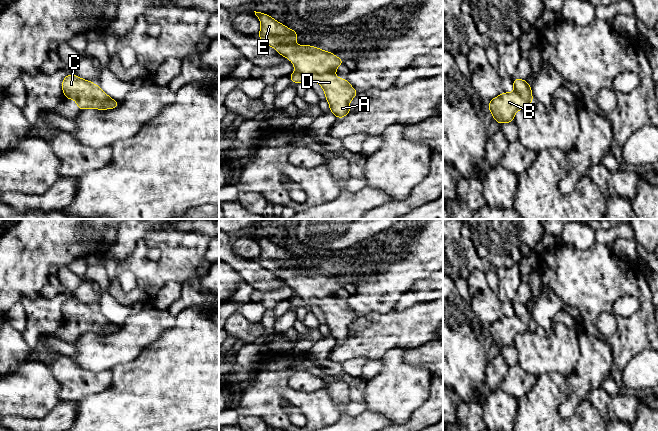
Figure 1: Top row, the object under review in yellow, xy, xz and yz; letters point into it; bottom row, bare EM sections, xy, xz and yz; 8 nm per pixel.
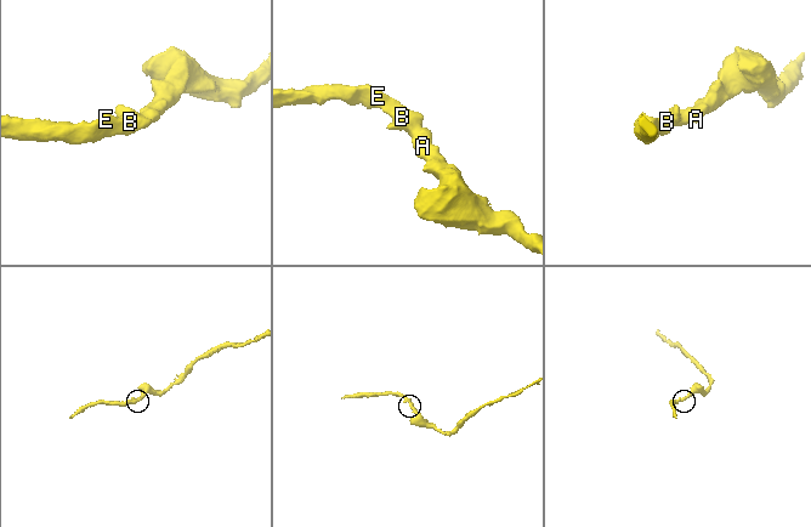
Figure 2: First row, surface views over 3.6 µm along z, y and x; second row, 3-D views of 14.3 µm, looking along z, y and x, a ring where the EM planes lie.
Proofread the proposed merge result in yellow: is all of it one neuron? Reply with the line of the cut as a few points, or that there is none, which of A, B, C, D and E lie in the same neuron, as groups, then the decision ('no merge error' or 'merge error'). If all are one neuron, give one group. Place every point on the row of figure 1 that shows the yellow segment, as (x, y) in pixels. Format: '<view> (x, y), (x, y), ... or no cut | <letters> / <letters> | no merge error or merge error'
no cut | A B C D E | no merge error

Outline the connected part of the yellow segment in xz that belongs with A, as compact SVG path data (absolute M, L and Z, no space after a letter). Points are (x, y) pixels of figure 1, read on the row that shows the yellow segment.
M254 12L261 22L258 36L262 42L276 48L280 55L293 62L296 72L289 75L291 81L308 85L316 81L325 92L330 112L337 118L345 117L350 112L349 102L358 92L346 79L340 79L334 74L344 61L333 53L314 46L295 45L296 31L267 14Z

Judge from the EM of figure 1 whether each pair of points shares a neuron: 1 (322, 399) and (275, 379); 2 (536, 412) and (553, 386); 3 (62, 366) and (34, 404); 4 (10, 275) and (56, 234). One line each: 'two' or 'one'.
1: one
2: one
3: two
4: one

